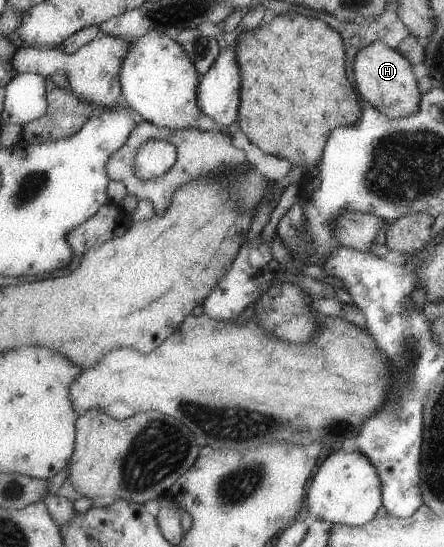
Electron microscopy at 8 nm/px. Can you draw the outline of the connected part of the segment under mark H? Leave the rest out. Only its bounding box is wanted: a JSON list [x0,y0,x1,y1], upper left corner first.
[355,41,424,118]

